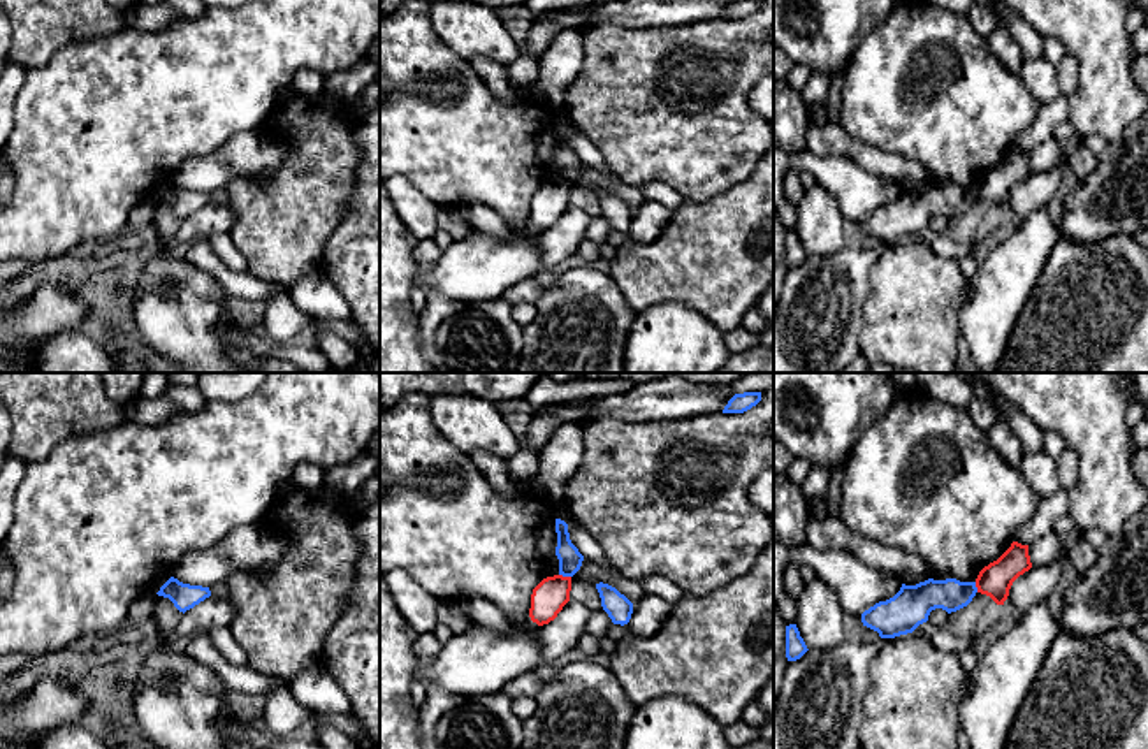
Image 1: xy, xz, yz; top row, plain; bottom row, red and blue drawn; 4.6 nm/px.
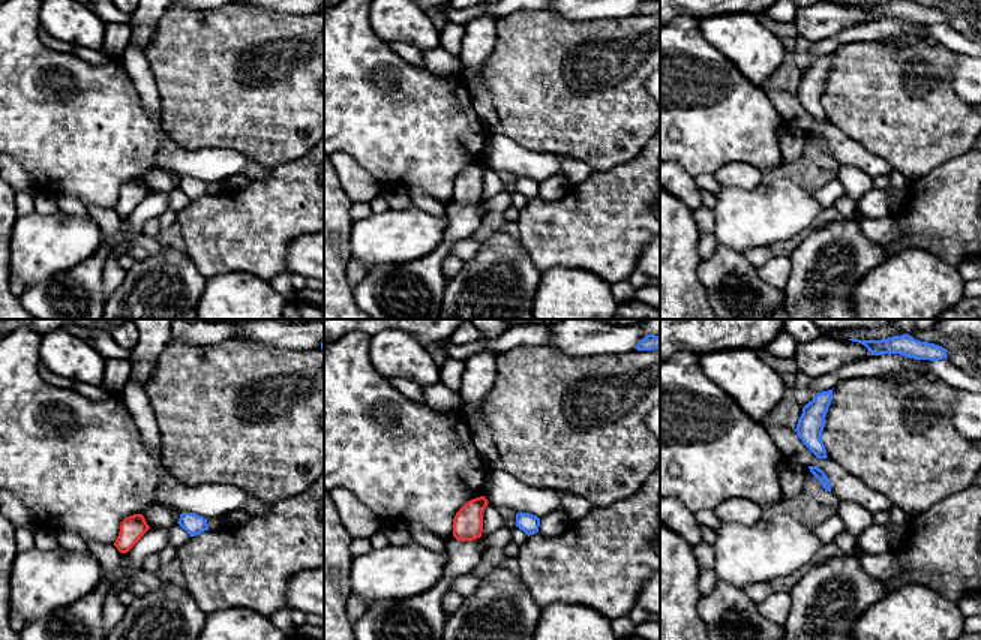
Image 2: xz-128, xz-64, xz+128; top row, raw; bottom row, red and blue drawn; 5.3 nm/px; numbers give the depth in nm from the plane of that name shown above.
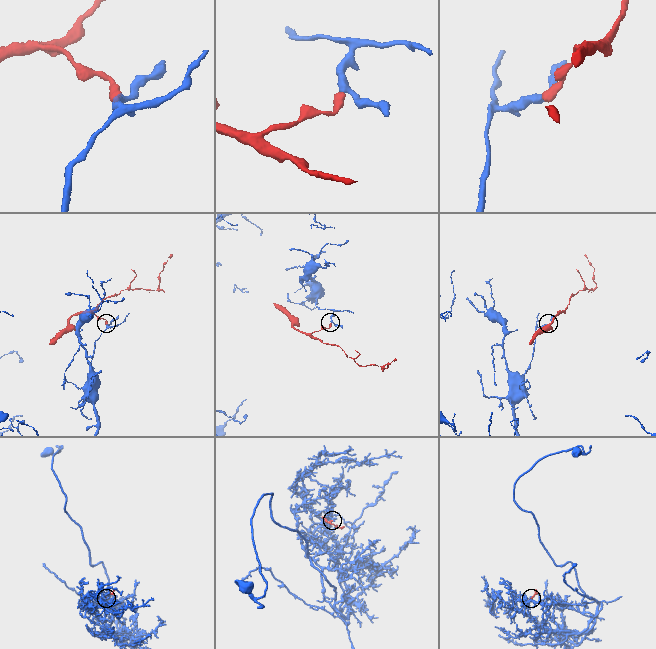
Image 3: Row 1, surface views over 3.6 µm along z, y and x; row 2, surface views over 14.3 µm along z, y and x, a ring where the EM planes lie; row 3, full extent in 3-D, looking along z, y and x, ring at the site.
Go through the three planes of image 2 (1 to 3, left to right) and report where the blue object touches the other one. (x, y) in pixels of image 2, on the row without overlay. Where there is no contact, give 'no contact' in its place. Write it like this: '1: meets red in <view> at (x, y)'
1: no contact
2: no contact
3: no contact

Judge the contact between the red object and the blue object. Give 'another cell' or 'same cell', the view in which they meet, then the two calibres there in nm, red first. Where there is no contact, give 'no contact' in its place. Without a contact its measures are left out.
another cell | xz | 160/110 nm

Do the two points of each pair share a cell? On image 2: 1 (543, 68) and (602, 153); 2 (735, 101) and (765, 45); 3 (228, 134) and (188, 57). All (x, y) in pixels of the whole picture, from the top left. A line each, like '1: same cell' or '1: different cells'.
1: same cell
2: different cells
3: same cell

